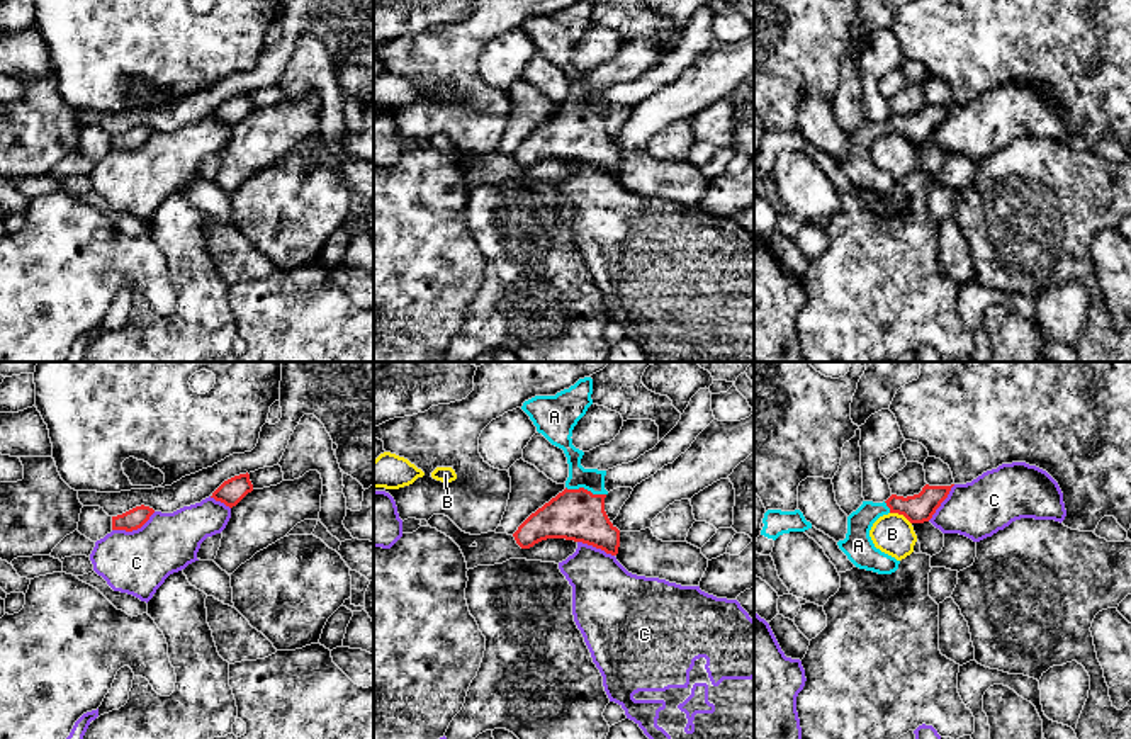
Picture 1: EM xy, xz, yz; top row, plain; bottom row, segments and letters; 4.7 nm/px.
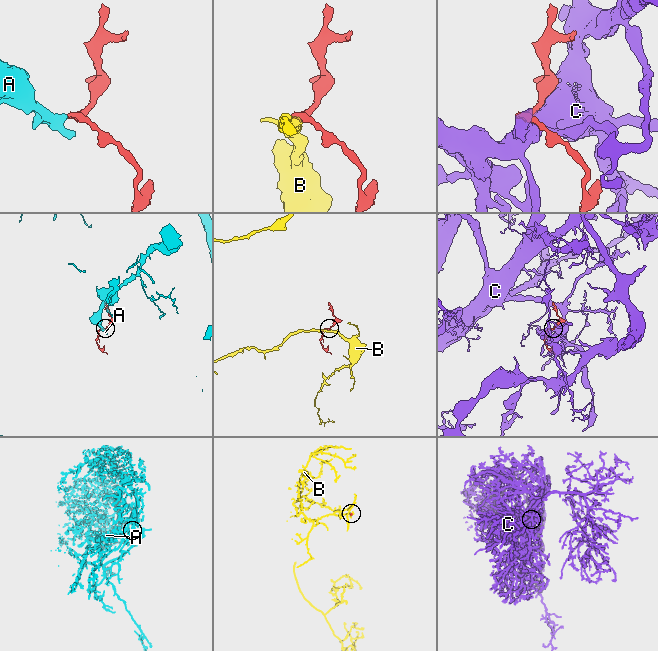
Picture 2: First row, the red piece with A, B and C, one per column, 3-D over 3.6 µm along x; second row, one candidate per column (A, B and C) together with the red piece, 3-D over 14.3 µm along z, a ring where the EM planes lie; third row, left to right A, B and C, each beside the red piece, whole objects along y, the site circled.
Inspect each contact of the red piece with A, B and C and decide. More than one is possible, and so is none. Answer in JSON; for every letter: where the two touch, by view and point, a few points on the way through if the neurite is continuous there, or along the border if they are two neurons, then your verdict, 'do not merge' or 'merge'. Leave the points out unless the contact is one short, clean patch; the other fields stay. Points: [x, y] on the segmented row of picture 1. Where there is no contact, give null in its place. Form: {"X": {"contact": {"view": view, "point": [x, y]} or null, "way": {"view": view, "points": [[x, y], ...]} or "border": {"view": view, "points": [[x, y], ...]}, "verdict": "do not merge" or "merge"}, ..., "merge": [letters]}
{"A": {"contact": {"view": "xz", "point": [586, 490]}, "way": {"view": "xz", "points": [[578, 515], [586, 490], [591, 479]]}, "verdict": "merge"}, "B": {"contact": {"view": "yz", "point": [900, 513]}, "border": {"view": "yz", "points": [[890, 512], [900, 513], [911, 524]]}, "verdict": "do not merge"}, "C": {"contact": {"view": "xy", "point": [133, 529]}, "verdict": "do not merge"}, "merge": ["A"]}

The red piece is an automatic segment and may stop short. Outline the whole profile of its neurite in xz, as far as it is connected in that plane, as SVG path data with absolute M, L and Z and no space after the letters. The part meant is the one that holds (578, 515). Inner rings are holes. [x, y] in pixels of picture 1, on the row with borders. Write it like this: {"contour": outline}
{"contour": "M579 379L555 396L535 396L521 409L537 432L564 450L569 464L566 489L532 513L513 533L521 549L530 549L547 539L582 542L616 556L620 530L605 511L606 471L584 469L582 450L572 445L572 430L593 404L593 379Z"}

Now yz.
{"contour": "M926 484L919 494L892 494L883 503L863 501L863 505L847 516L847 533L839 540L839 549L859 569L878 574L892 574L898 569L900 561L875 547L869 530L873 523L888 513L903 515L910 523L924 523L932 518L941 503L948 498L951 486Z"}

